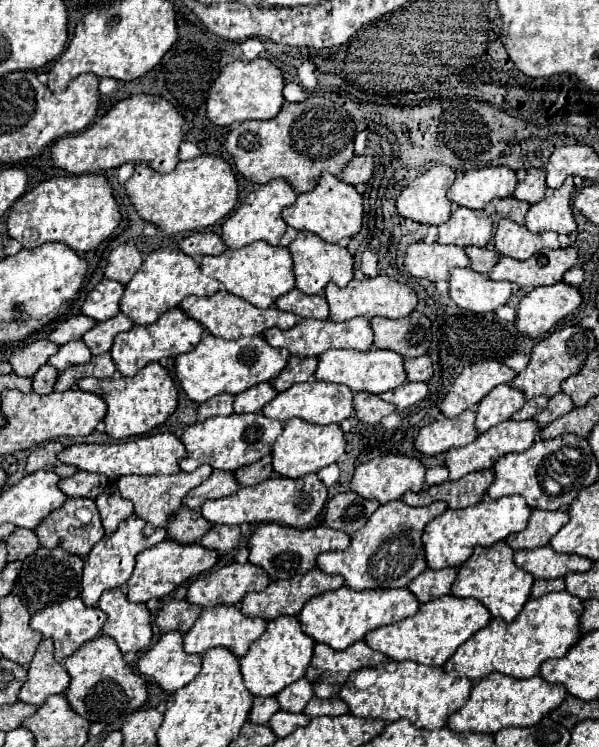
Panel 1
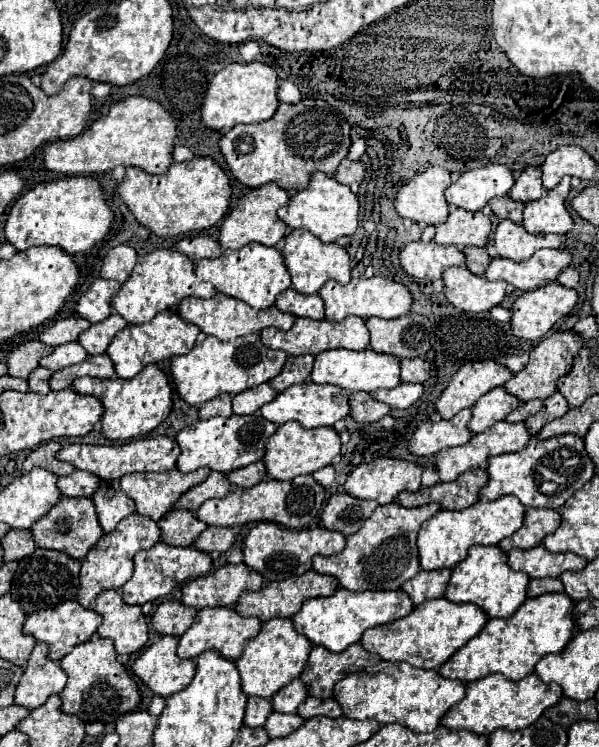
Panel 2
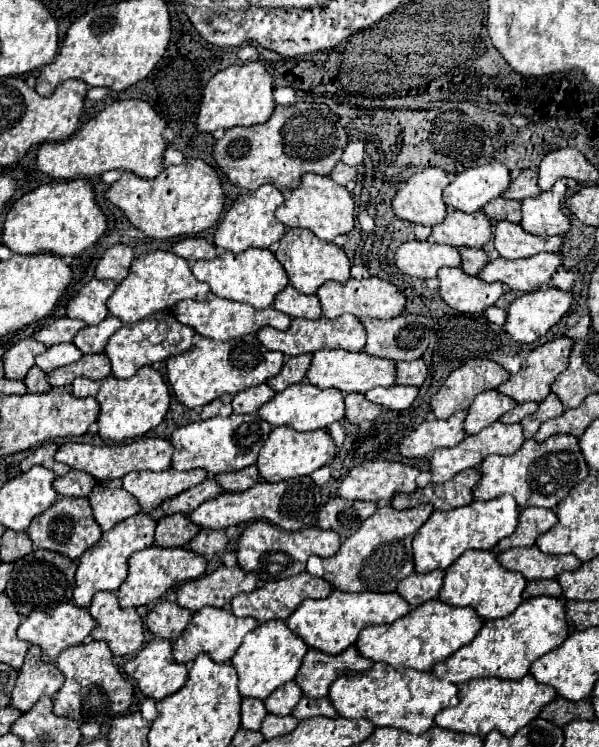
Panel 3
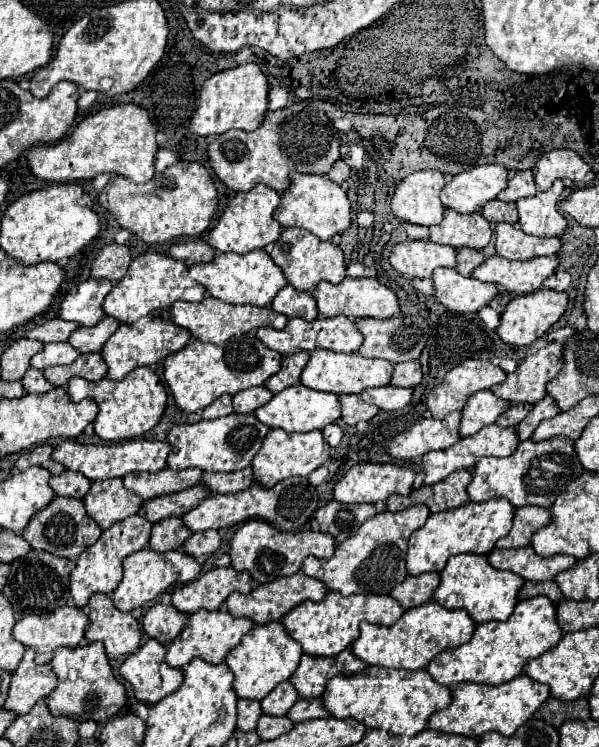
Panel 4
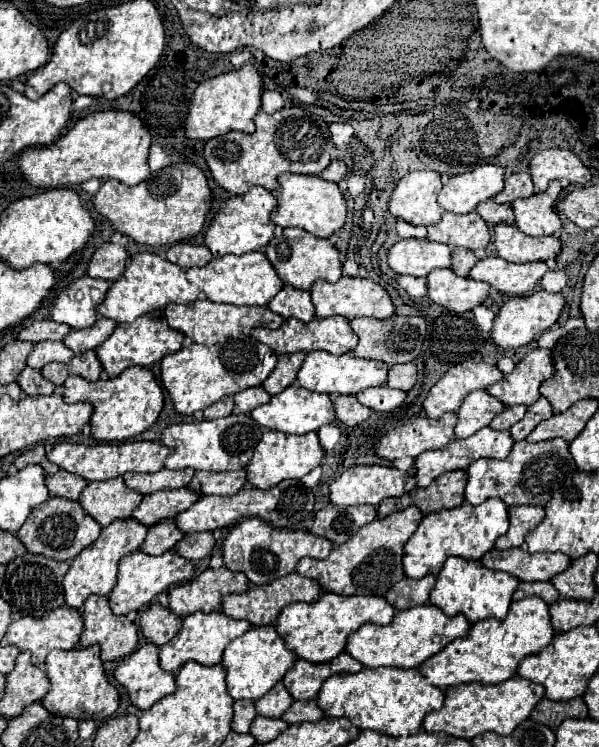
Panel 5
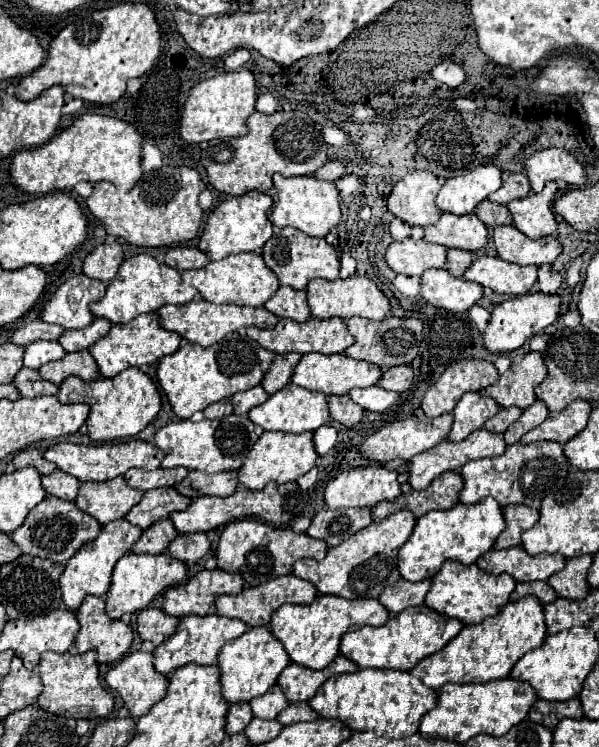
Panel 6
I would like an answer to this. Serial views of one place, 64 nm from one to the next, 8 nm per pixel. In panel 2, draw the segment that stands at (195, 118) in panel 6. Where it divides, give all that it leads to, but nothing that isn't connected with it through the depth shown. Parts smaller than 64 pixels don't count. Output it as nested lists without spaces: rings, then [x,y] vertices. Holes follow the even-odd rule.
[[[234,62],[220,70],[206,92],[202,104],[202,120],[208,128],[230,130],[236,124],[270,120],[278,108],[278,74],[264,62]]]

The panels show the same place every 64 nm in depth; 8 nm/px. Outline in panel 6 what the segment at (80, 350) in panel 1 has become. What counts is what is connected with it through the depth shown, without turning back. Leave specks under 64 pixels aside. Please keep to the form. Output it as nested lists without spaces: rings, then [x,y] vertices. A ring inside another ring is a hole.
[[[36,340],[26,346],[24,354],[24,366],[38,370],[40,366],[52,362],[52,360],[62,360],[66,356],[64,348],[60,348],[58,342],[48,342],[48,340]]]

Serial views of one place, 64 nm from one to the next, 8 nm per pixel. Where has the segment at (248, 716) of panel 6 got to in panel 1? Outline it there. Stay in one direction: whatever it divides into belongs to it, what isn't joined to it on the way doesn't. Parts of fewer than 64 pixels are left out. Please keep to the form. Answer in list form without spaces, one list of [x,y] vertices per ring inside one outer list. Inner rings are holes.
[[[258,696],[258,698],[254,698],[254,706],[250,710],[250,722],[266,724],[272,718],[272,714],[276,714],[278,710],[280,710],[280,704],[274,696],[268,696],[268,698]]]

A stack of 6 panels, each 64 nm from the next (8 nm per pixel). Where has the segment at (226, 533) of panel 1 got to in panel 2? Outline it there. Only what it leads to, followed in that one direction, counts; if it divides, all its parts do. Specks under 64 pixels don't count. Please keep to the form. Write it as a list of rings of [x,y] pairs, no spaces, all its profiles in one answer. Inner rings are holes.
[[[208,526],[200,536],[198,536],[198,540],[194,542],[194,546],[196,548],[200,548],[200,550],[204,550],[204,552],[226,552],[226,550],[230,550],[232,548],[232,544],[234,544],[234,540],[236,540],[236,534],[232,532],[232,528],[220,528],[220,526]]]

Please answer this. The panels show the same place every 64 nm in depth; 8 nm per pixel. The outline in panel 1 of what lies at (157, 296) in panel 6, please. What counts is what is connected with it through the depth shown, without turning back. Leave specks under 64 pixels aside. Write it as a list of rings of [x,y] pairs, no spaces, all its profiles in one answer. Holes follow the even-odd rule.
[[[158,248],[144,258],[140,270],[126,286],[120,302],[120,310],[126,316],[130,316],[134,324],[152,324],[154,320],[160,318],[160,314],[164,314],[172,306],[180,306],[186,296],[192,296],[192,294],[212,296],[220,288],[222,284],[218,280],[208,280],[208,276],[200,272],[200,264],[192,256],[186,256],[184,252],[180,252],[180,248],[174,248],[174,250]]]

